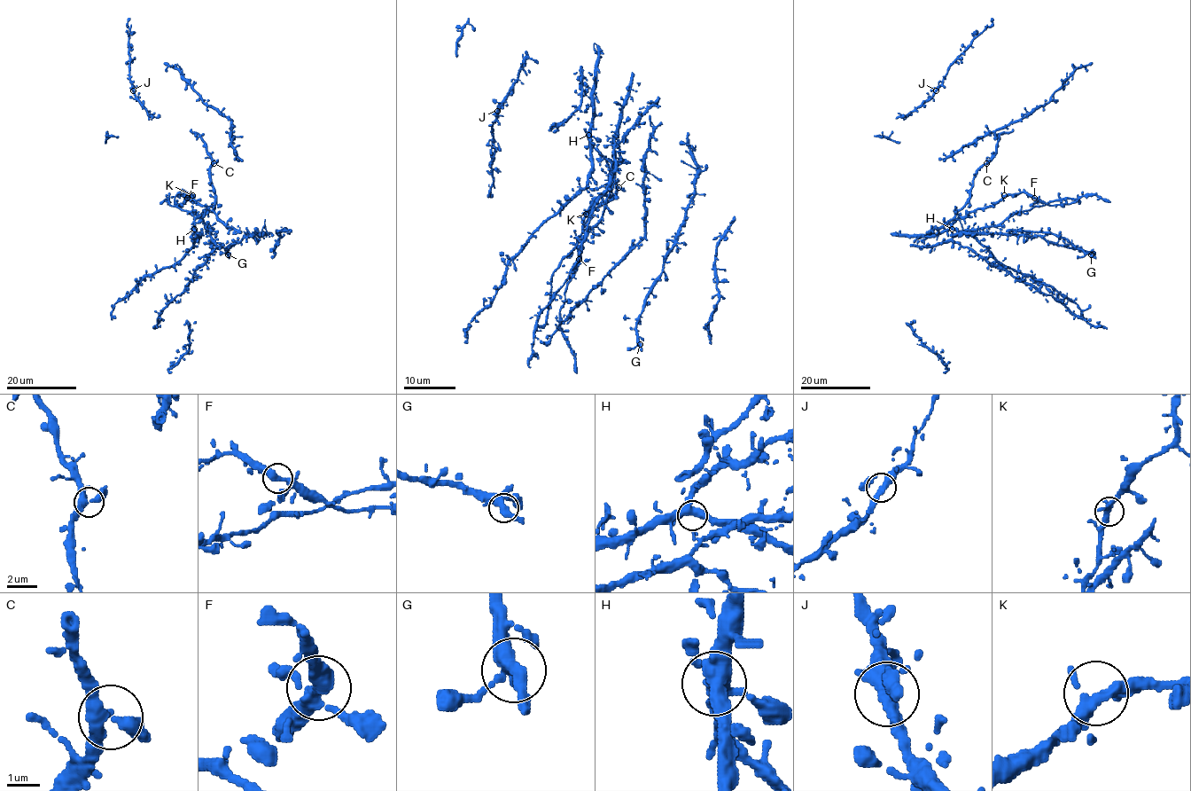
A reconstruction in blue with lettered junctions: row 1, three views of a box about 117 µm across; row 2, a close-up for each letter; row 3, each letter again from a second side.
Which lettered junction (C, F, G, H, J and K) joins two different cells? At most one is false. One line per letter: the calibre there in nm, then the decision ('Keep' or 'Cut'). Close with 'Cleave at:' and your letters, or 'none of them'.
C: Thickness 360 nm. Keep
F: Thickness 360 nm. Keep
G: Thickness 340 nm. Keep
H: Thickness 400 nm. Keep
J: Thickness 360 nm. Keep
K: Thickness 300 nm. Keep
Cleave at: none of them

